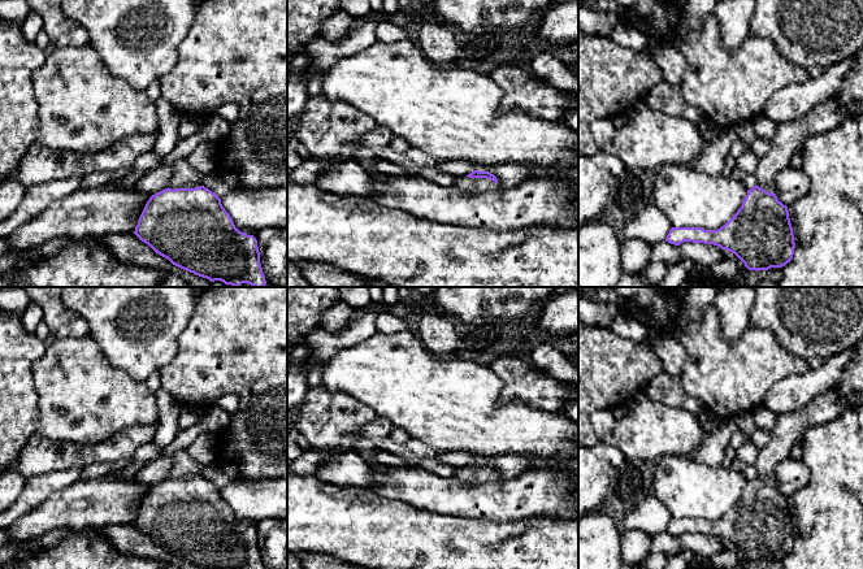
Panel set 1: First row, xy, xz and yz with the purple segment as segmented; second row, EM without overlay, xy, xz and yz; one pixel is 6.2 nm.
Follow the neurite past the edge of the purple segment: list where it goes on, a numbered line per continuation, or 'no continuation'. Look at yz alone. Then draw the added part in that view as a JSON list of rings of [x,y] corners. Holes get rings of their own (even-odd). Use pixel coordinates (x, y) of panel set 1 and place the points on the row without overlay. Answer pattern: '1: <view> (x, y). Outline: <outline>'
1: yz (790, 428). Outline: [[[829,391],[794,412],[779,414],[769,443],[756,457],[758,477],[775,485],[776,466],[790,457],[792,447],[797,442],[803,442],[811,427],[832,421],[846,409],[849,409],[847,404],[834,391]]]

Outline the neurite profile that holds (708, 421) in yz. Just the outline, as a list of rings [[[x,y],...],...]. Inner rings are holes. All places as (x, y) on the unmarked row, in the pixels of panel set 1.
[[[703,409],[698,414],[698,418],[699,418],[701,426],[703,427],[706,434],[712,433],[720,422],[720,420],[712,412],[710,412],[708,409]]]

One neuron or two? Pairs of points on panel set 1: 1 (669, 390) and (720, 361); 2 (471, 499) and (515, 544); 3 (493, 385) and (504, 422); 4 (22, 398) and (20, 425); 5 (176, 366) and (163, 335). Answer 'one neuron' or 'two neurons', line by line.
1: two neurons
2: two neurons
3: one neuron
4: one neuron
5: two neurons

